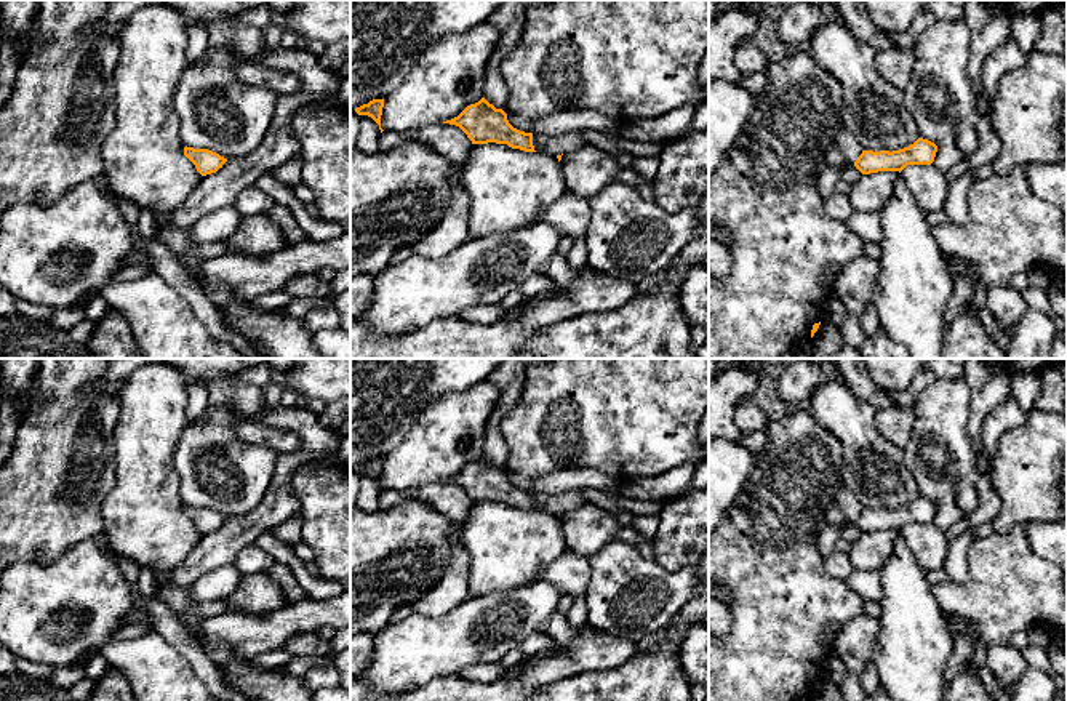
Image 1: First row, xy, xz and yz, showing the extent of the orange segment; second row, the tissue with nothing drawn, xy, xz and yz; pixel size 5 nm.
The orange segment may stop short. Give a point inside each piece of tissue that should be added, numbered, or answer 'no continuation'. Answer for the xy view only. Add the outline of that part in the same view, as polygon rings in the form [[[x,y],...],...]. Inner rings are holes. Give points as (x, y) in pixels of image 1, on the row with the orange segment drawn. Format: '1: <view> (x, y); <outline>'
no continuation

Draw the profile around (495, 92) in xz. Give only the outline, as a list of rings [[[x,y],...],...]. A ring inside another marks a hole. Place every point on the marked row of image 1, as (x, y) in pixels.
[[[504,0],[490,16],[488,22],[499,30],[499,42],[488,59],[483,98],[496,109],[504,110],[509,96],[507,83],[501,75],[499,66],[520,42],[526,10],[542,3],[545,0]]]

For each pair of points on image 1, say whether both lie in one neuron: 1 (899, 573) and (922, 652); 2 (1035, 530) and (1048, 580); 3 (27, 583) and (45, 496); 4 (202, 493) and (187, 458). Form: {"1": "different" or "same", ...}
{"1": "same", "2": "different", "3": "different", "4": "same"}

